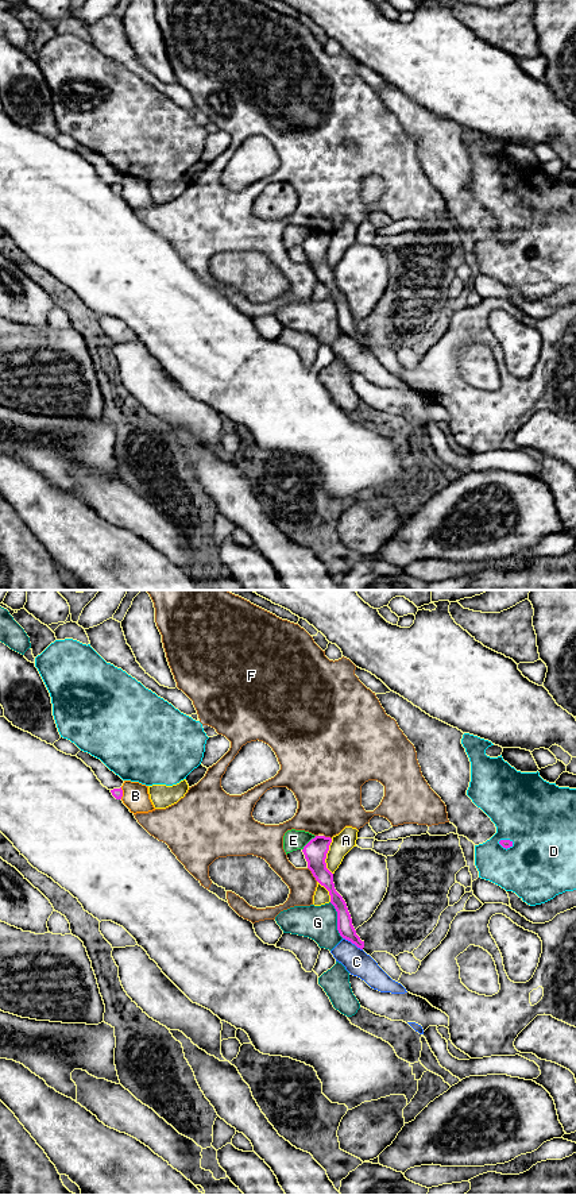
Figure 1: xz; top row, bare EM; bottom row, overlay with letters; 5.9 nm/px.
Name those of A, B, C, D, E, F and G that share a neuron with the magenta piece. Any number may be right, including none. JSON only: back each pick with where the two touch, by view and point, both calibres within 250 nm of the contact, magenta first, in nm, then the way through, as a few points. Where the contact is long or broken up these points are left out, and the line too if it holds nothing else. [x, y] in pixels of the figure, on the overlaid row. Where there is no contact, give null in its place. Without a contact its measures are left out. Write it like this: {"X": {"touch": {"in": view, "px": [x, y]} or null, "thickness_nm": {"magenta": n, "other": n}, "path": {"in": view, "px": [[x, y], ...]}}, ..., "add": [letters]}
{"add": []}

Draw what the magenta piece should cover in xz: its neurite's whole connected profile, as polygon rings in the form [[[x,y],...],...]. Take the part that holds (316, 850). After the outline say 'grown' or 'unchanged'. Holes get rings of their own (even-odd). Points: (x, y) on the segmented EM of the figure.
[[[316,836],[304,847],[302,852],[308,861],[308,868],[312,871],[316,880],[329,891],[330,903],[337,911],[337,930],[340,936],[355,944],[357,948],[363,949],[364,941],[362,941],[360,937],[356,934],[347,903],[343,897],[336,891],[333,874],[326,868],[325,859],[330,843],[330,837]]]; unchanged

